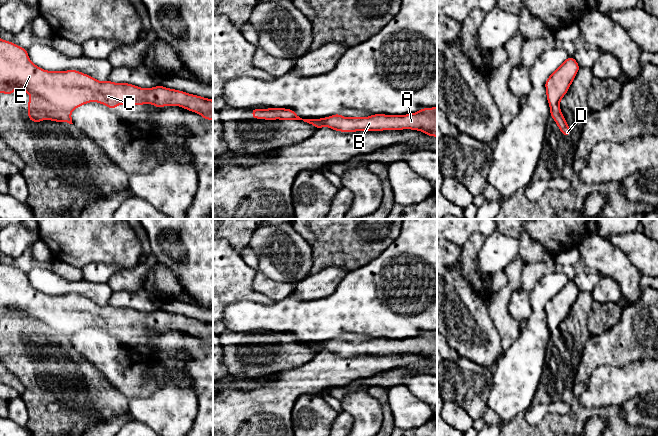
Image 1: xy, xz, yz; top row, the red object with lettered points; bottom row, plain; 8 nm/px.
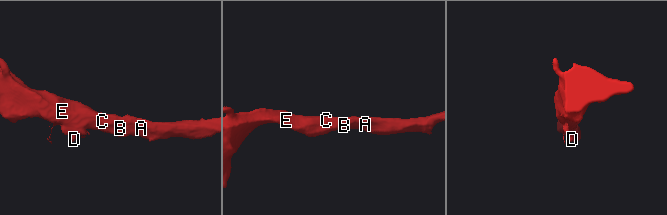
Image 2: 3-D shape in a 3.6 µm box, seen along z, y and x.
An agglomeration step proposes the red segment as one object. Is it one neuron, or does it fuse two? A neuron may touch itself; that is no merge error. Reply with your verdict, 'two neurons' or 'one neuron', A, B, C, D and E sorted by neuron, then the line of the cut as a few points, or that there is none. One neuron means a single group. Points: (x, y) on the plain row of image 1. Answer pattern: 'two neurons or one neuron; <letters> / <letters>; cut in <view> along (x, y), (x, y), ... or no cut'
two neurons; A B C E / D; cut in xy along (31, 319), (46, 324), (57, 341), (64, 341), (70, 338)

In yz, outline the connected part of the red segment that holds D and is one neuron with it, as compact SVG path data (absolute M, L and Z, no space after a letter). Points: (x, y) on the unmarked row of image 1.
M558 332L556 335L551 333L550 340L558 349L561 358L563 358L564 360L569 360L572 357L571 352L568 350L560 332Z

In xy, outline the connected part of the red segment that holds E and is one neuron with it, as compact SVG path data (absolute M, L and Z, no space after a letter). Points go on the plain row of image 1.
M0 262L0 317L11 320L14 314L23 314L31 320L41 322L52 329L57 342L68 340L72 335L90 326L106 329L114 334L118 329L152 328L157 332L179 330L200 338L205 344L213 344L213 324L161 308L152 312L141 312L130 307L115 307L110 304L98 305L78 294L48 295L30 285L23 271Z

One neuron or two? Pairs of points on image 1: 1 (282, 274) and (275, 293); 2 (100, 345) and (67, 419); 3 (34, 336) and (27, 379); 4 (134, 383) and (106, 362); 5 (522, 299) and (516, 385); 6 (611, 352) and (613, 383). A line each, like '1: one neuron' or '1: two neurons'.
1: two neurons
2: two neurons
3: one neuron
4: one neuron
5: two neurons
6: two neurons

